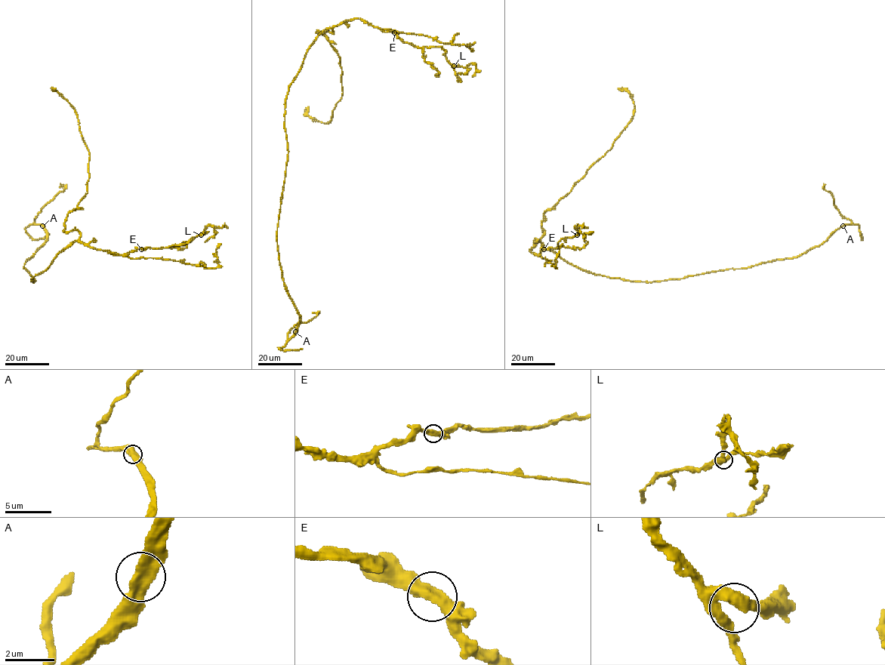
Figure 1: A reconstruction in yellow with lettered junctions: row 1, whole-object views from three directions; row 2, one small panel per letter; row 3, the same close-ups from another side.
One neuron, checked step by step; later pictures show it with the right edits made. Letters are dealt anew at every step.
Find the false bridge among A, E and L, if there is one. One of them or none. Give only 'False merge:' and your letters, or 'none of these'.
False merge: none of these

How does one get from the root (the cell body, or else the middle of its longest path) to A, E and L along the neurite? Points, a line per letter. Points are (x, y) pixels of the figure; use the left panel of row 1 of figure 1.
A: (32, 278), (32, 281), (34, 281), (23, 265), (45, 240), (47, 235), (42, 226)
E: (32, 278), (44, 271), (62, 250), (75, 241), (119, 254), (141, 249)
L: (32, 278), (44, 271), (62, 250), (75, 241), (124, 254), (138, 248), (183, 244), (193, 237), (201, 235)

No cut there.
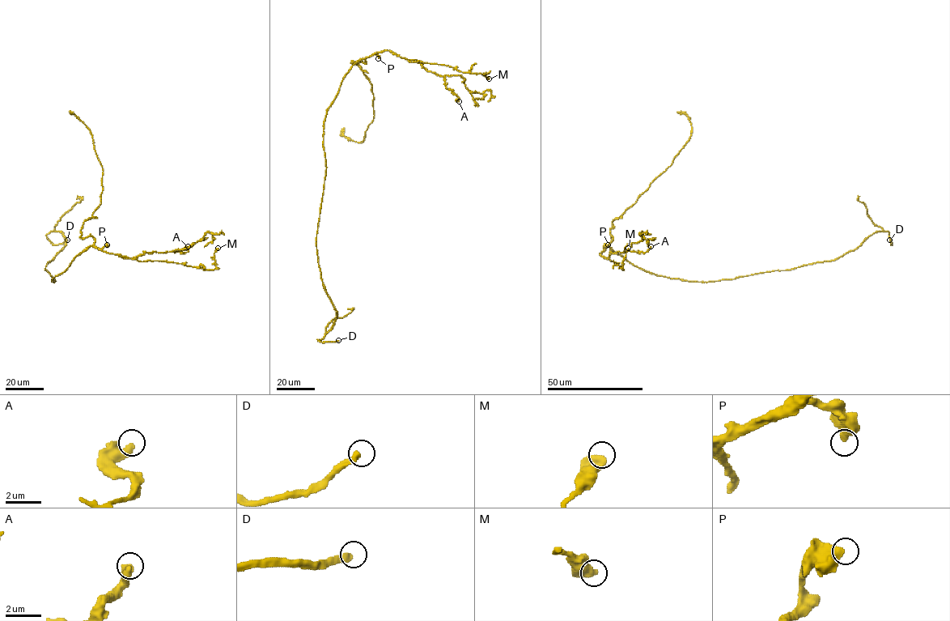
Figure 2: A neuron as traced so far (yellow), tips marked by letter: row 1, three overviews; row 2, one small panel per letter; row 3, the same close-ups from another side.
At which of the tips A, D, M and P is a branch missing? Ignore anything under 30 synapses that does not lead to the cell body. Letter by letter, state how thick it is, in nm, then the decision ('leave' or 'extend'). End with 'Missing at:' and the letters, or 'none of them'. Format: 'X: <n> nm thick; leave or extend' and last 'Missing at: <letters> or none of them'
A: 280 nm thick; leave
D: 360 nm thick; extend
M: 440 nm thick; leave
P: 500 nm thick; leave
Missing at: D

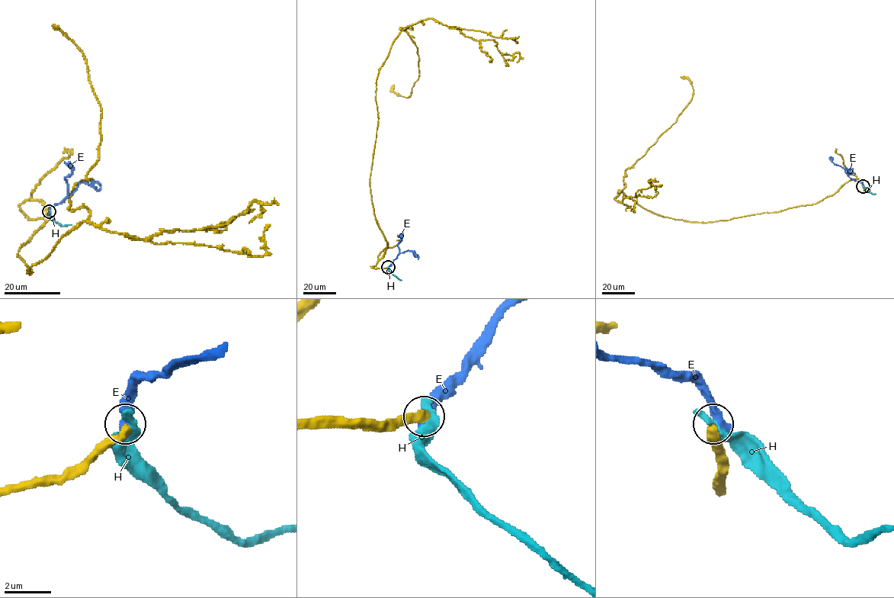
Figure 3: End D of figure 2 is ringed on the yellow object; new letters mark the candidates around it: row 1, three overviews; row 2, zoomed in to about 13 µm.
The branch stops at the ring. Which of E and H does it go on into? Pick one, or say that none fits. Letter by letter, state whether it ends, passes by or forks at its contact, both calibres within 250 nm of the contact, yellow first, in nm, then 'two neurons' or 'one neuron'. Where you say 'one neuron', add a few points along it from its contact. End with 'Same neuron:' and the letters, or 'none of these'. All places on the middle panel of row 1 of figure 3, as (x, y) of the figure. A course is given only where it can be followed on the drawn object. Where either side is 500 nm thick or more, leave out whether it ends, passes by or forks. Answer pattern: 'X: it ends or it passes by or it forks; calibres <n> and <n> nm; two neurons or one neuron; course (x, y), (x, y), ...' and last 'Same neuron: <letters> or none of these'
E: it ends; calibres 440 and 440 nm; two neurons
H: it passes by; calibres 400 and 380 nm; two neurons
Same neuron: none of these

